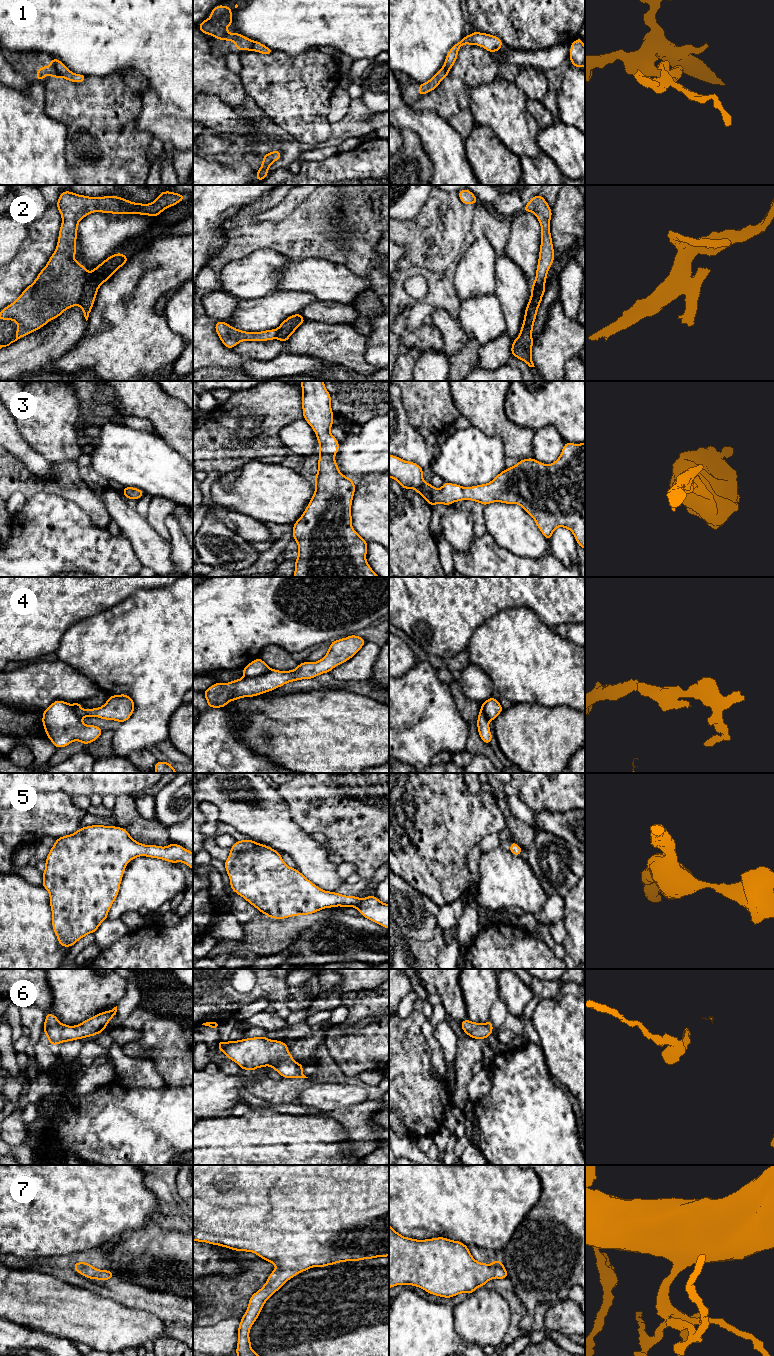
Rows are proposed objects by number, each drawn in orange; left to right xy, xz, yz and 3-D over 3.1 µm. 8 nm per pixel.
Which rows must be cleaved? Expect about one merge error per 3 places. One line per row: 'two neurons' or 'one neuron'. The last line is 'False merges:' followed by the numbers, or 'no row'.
1: two neurons
2: two neurons
3: one neuron
4: two neurons
5: one neuron
6: one neuron
7: one neuron
False merges: 1, 2, 4

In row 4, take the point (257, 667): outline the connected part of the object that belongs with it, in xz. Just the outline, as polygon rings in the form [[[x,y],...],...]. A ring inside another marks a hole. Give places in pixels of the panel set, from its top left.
[[[259,657],[242,668],[244,677],[258,677],[266,674],[270,667]]]

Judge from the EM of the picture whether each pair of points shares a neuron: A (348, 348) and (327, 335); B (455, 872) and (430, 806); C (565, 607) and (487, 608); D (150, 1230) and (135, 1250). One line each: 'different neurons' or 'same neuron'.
A: same neuron
B: same neuron
C: same neuron
D: same neuron

